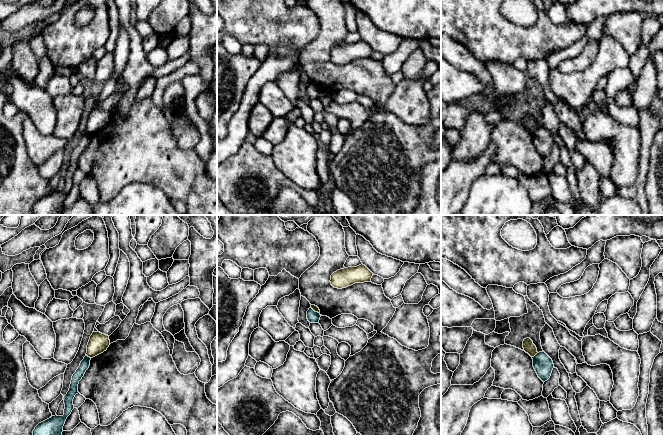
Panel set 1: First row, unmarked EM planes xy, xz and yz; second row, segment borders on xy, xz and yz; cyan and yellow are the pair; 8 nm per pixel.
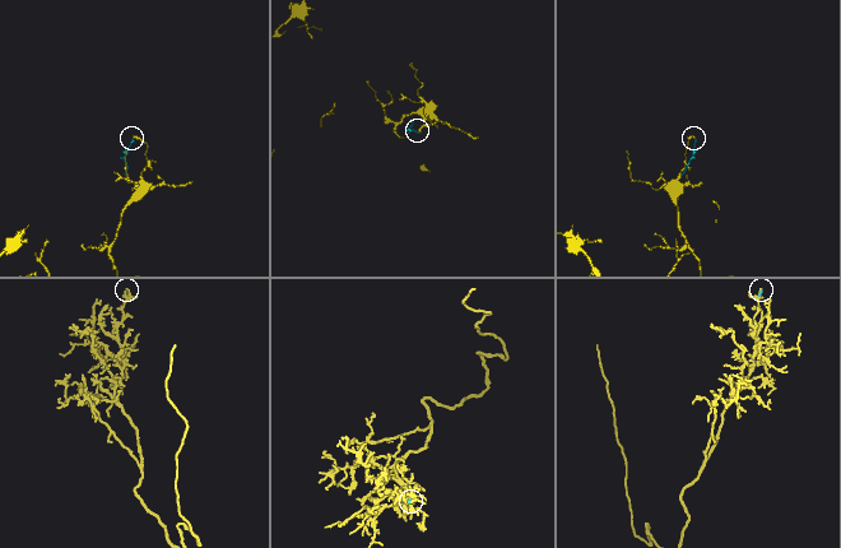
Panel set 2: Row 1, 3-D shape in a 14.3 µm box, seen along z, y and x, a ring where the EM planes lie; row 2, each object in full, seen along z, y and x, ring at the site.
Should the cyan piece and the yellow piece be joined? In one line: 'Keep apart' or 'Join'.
Keep apart

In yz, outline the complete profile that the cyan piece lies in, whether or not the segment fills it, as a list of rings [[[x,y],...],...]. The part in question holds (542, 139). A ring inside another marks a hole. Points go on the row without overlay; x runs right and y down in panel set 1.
[[[543,127],[537,129],[533,135],[533,143],[538,153],[543,157],[547,157],[552,149],[554,140],[552,135]]]

